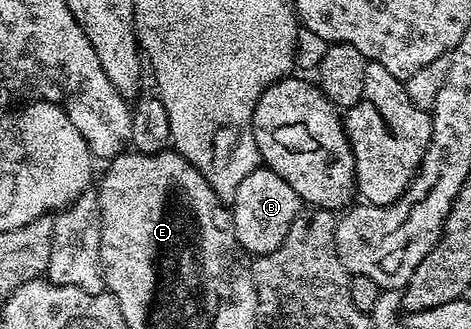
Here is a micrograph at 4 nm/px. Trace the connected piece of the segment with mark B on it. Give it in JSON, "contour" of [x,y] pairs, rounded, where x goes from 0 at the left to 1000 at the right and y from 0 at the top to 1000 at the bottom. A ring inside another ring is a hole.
{"contour":[[[548,505],[503,556],[493,593],[493,684],[512,757],[535,778],[571,772],[599,742],[616,681],[641,635],[637,599],[607,547],[563,505]]]}

